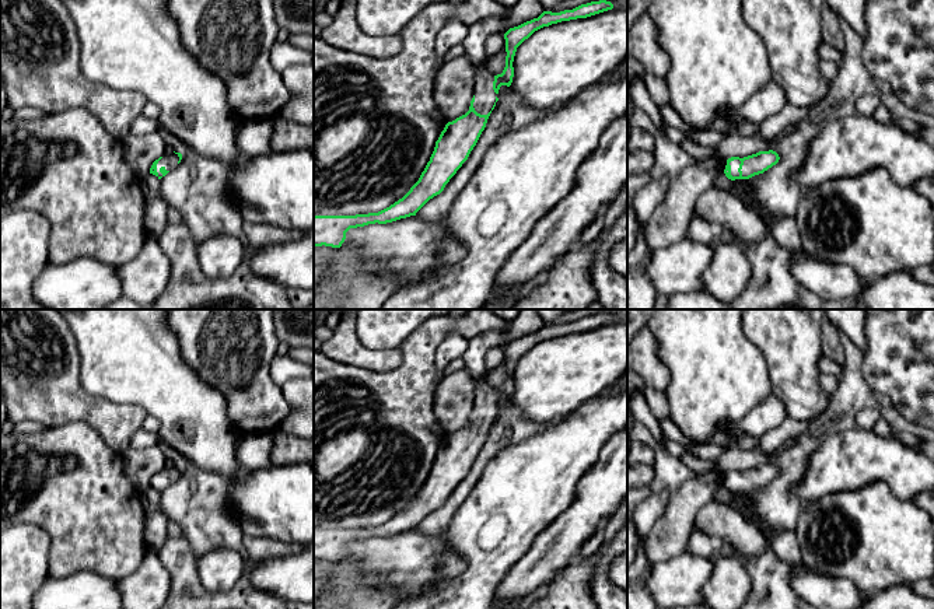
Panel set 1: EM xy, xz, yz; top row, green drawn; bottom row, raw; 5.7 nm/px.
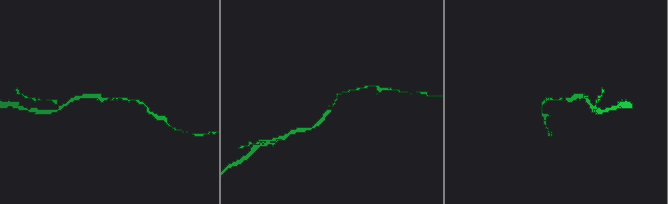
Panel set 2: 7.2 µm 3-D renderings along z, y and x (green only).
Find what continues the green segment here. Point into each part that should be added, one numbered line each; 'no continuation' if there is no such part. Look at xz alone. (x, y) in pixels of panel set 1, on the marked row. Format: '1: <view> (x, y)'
1: xz (485, 97)

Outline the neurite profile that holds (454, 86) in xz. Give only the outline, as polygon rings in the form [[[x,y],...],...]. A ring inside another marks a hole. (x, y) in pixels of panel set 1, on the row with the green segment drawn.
[[[465,53],[444,62],[434,78],[434,99],[447,123],[469,111],[475,95],[475,63]]]

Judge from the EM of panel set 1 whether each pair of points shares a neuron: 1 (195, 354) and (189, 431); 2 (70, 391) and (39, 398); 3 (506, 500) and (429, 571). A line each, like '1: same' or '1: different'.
1: different
2: same
3: different

